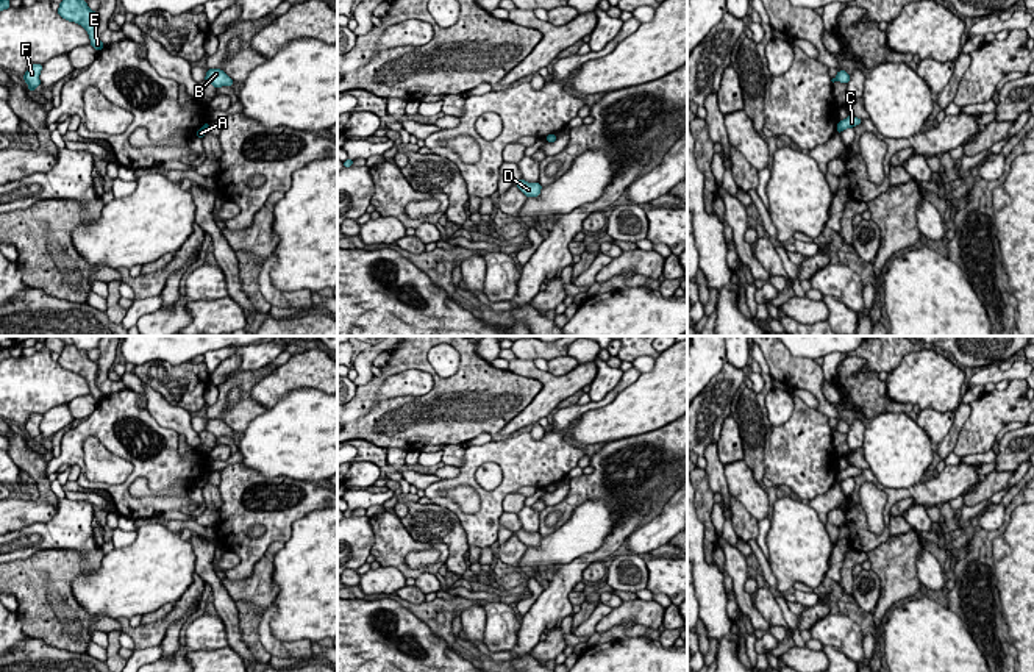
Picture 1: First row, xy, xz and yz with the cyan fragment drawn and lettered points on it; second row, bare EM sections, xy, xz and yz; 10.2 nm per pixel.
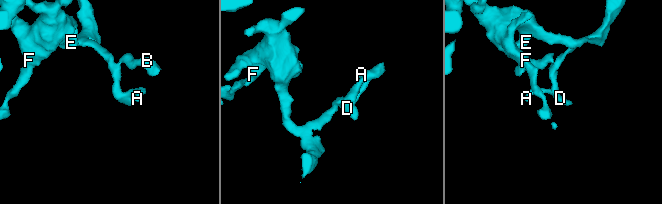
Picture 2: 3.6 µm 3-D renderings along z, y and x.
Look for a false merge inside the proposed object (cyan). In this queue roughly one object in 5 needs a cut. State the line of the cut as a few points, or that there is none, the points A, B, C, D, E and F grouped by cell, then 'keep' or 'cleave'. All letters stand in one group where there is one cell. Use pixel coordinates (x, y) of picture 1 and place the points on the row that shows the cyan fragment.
no cut; A B C D E F; keep

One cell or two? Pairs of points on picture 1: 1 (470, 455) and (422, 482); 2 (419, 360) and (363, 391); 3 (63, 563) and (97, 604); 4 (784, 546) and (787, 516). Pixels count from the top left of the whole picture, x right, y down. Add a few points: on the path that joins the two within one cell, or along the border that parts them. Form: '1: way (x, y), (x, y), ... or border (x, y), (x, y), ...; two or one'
1: border (442, 478), (425, 489); two
2: way (405, 360), (400, 360), (377, 382); one
3: border (103, 557), (72, 582), (86, 611); two
4: way (787, 538), (787, 524); one

